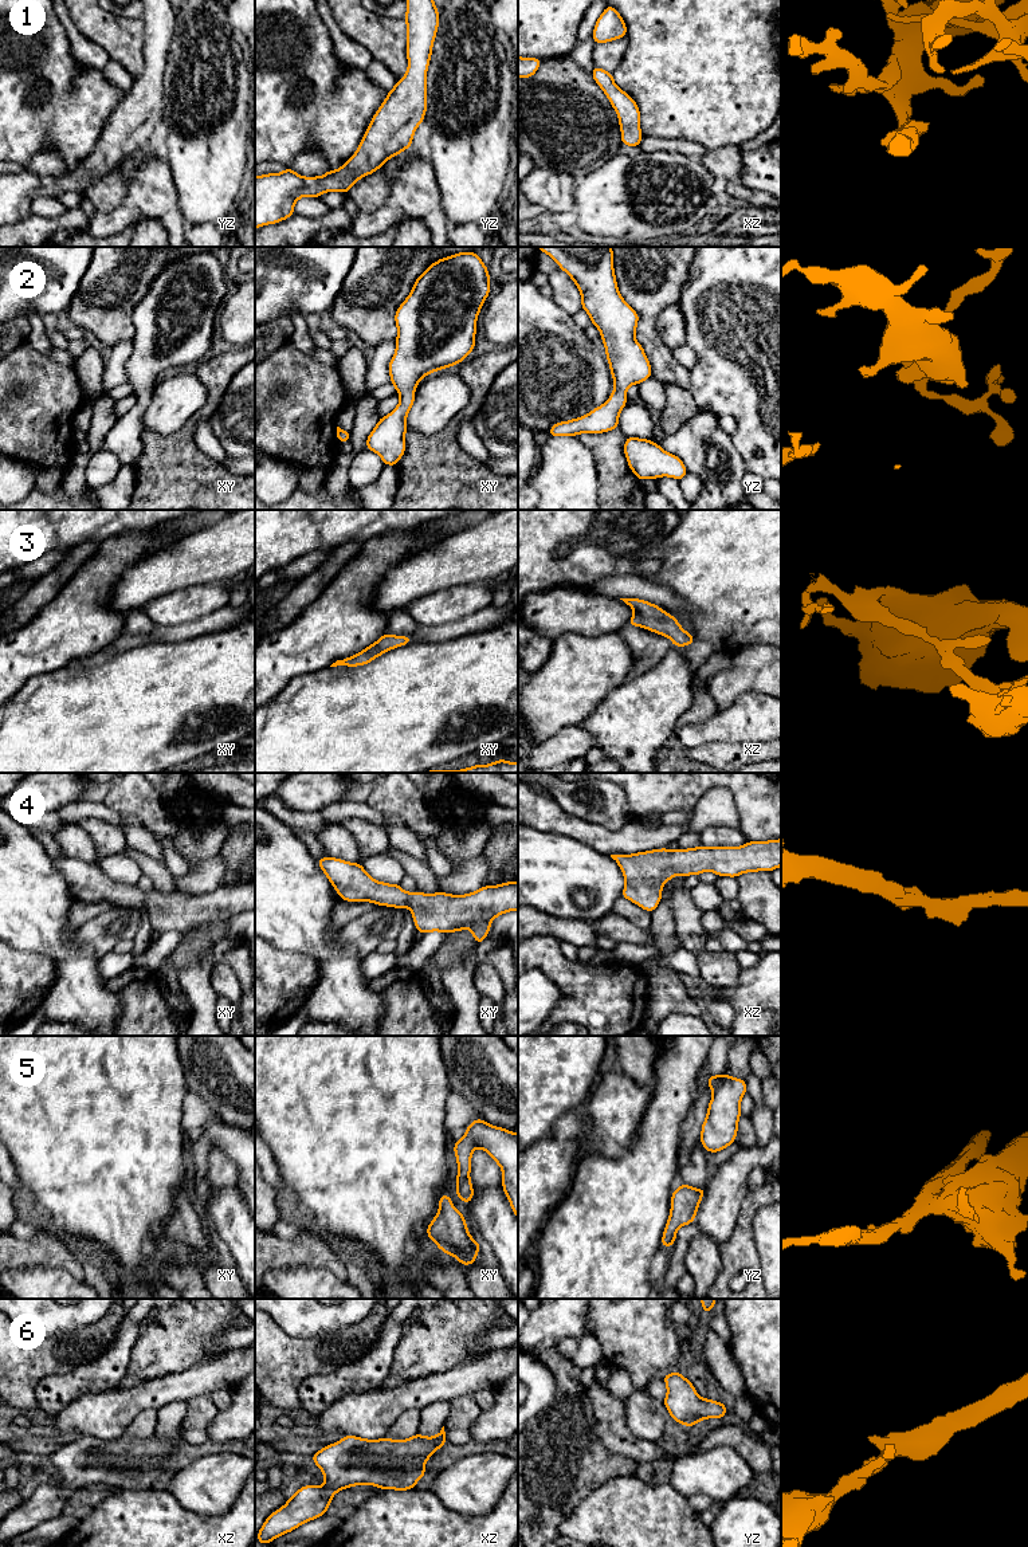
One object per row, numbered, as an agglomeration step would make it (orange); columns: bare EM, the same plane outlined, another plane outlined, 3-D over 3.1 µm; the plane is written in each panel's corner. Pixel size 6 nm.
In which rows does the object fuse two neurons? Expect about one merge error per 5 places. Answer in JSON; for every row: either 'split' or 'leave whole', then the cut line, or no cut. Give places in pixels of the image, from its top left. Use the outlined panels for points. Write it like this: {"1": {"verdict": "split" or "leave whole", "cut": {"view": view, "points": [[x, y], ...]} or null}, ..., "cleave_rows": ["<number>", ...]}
{"1": {"verdict": "leave whole", "cut": null}, "2": {"verdict": "leave whole", "cut": null}, "3": {"verdict": "leave whole", "cut": null}, "4": {"verdict": "leave whole", "cut": null}, "5": {"verdict": "leave whole", "cut": null}, "6": {"verdict": "leave whole", "cut": null}, "cleave_rows": []}

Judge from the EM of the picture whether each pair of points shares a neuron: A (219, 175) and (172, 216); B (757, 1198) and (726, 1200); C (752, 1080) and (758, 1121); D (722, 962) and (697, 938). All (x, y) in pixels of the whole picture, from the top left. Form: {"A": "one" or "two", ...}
{"A": "two", "B": "two", "C": "one", "D": "one"}

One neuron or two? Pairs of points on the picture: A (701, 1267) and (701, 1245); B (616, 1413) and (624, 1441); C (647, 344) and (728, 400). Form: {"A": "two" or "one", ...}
{"A": "one", "B": "one", "C": "two"}

